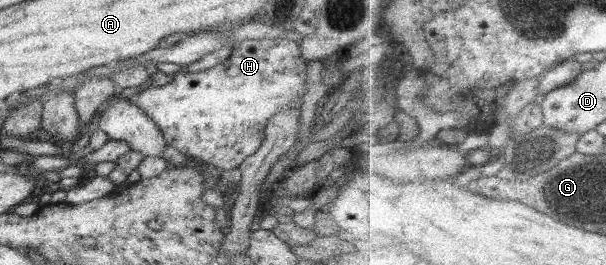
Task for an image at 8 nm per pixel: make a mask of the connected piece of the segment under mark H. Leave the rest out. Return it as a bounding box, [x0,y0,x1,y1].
[129,39,306,170]

